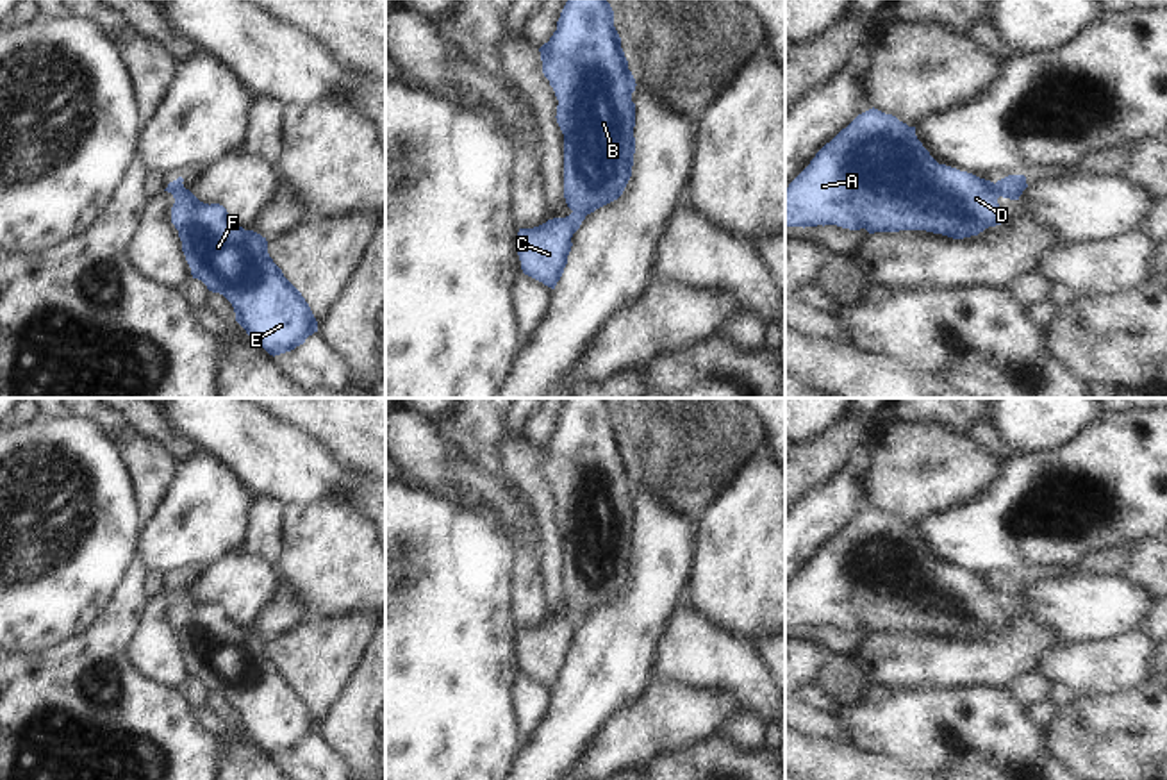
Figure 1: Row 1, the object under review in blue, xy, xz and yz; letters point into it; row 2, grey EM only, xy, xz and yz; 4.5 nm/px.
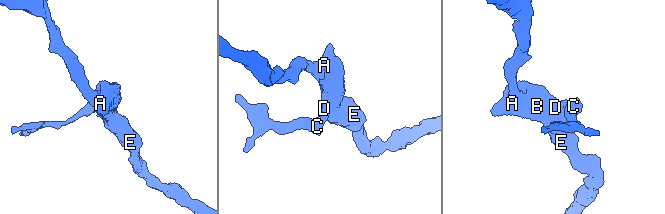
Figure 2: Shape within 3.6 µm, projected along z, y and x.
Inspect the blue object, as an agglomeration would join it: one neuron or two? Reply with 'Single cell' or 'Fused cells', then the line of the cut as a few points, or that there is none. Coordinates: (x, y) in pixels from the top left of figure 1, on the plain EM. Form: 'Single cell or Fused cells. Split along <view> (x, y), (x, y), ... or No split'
Fused cells. Split along xy (188, 589), (173, 597).

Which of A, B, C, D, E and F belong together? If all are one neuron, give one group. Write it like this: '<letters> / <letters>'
A B D E F / C

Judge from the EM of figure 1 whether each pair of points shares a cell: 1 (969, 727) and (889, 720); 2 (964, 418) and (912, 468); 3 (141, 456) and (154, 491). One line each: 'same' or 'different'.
1: same
2: different
3: same

